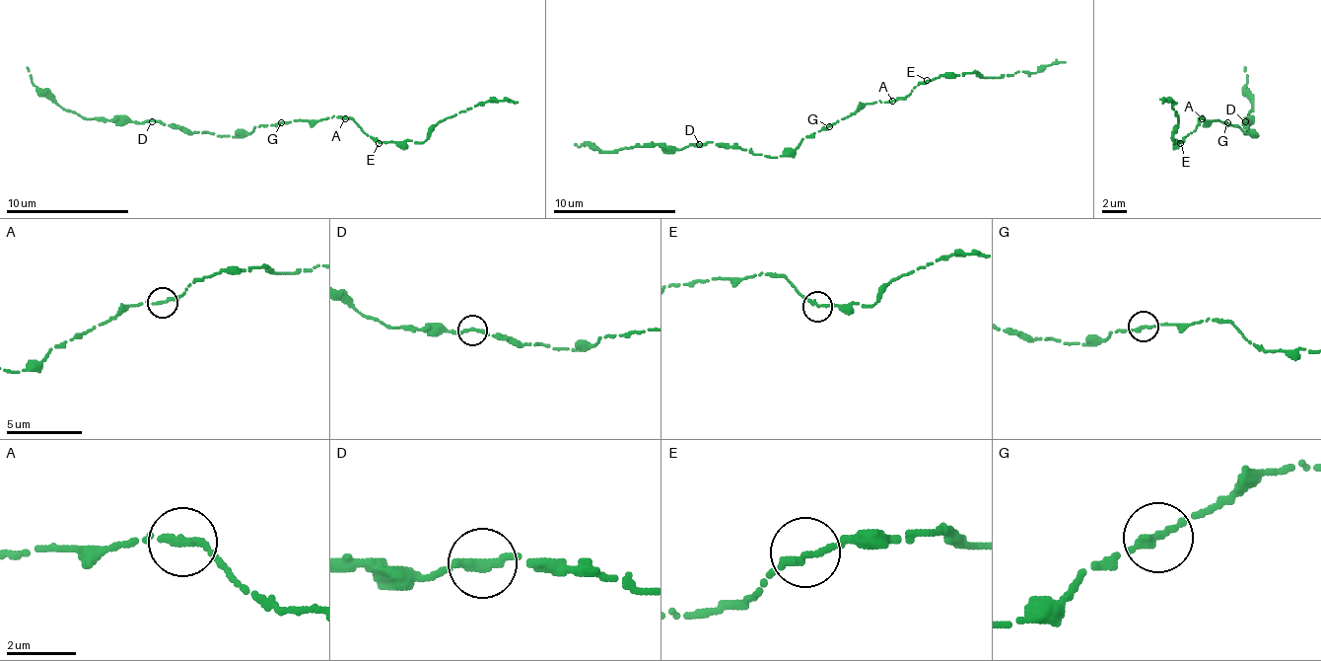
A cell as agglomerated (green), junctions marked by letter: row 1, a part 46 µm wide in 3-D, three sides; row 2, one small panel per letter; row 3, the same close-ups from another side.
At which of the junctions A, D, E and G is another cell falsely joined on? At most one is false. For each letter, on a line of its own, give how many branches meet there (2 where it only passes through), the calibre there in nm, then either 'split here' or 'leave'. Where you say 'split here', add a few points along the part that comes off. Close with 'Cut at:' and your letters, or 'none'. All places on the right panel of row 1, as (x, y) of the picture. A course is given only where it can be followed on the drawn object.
A: 1 | 320 nm | leave
D: 2 | 260 nm | leave
E: 2 | 220 nm | leave
G: 1 | 320 nm | leave
Cut at: none

